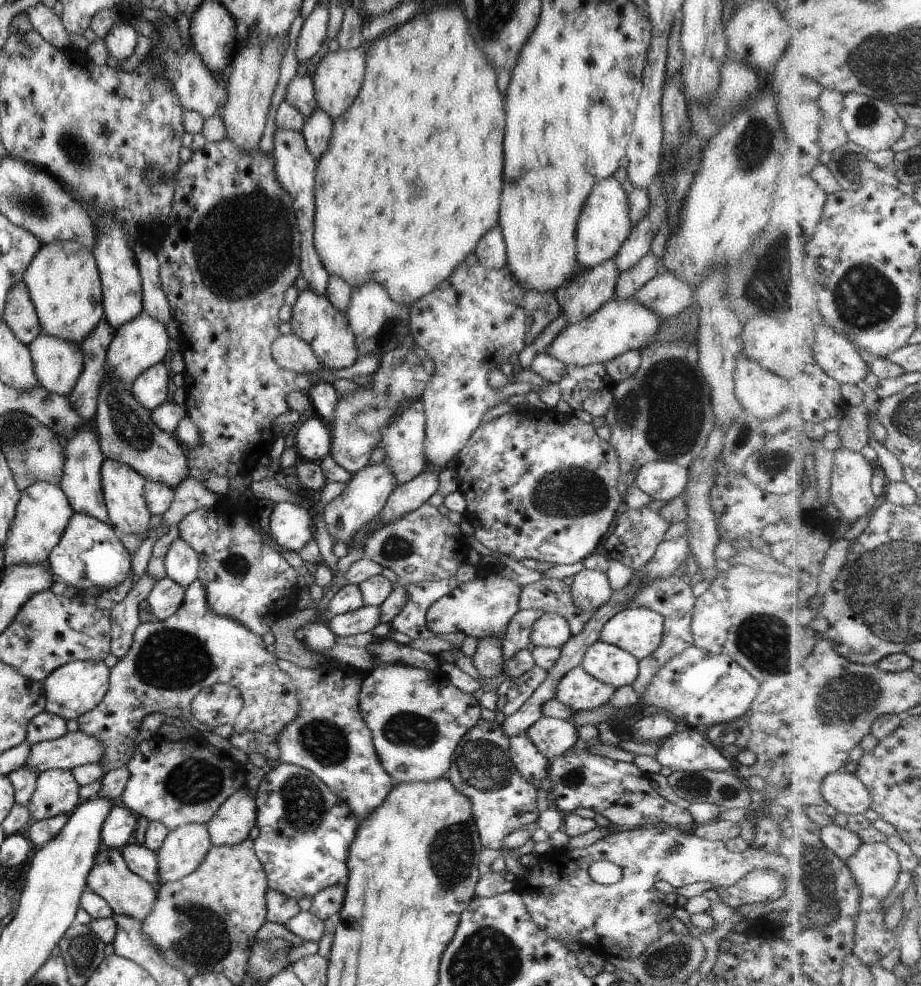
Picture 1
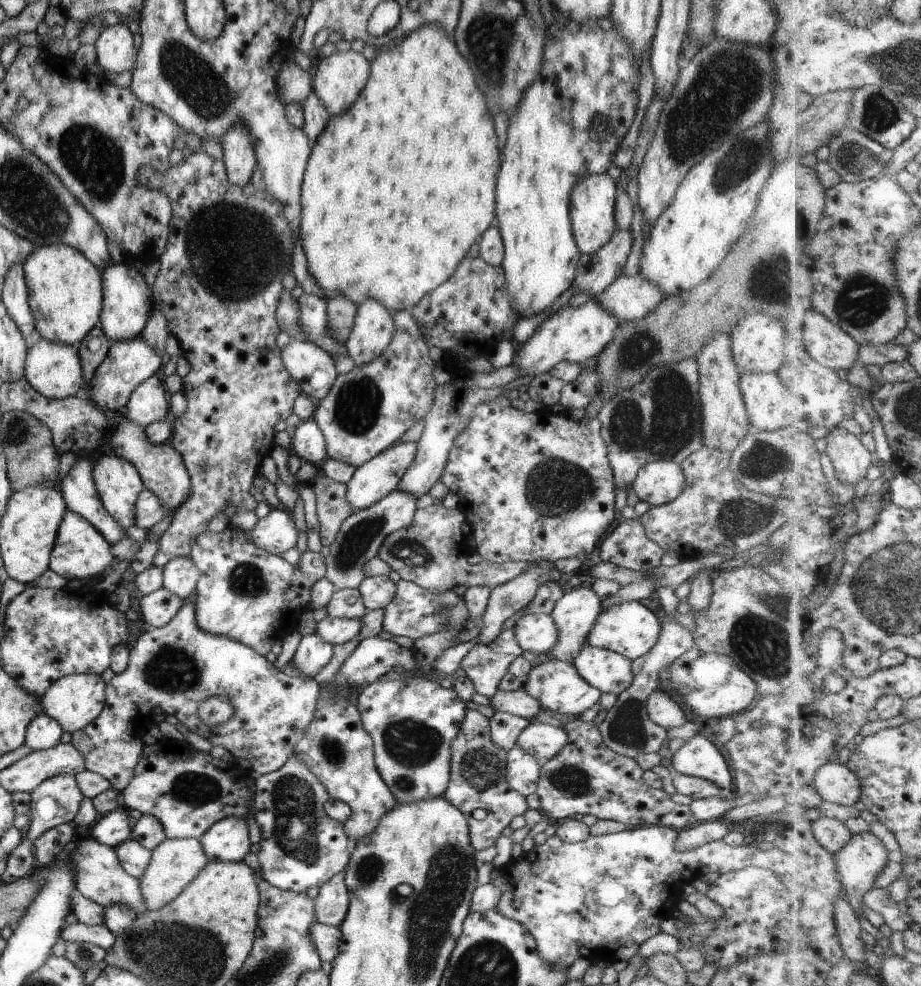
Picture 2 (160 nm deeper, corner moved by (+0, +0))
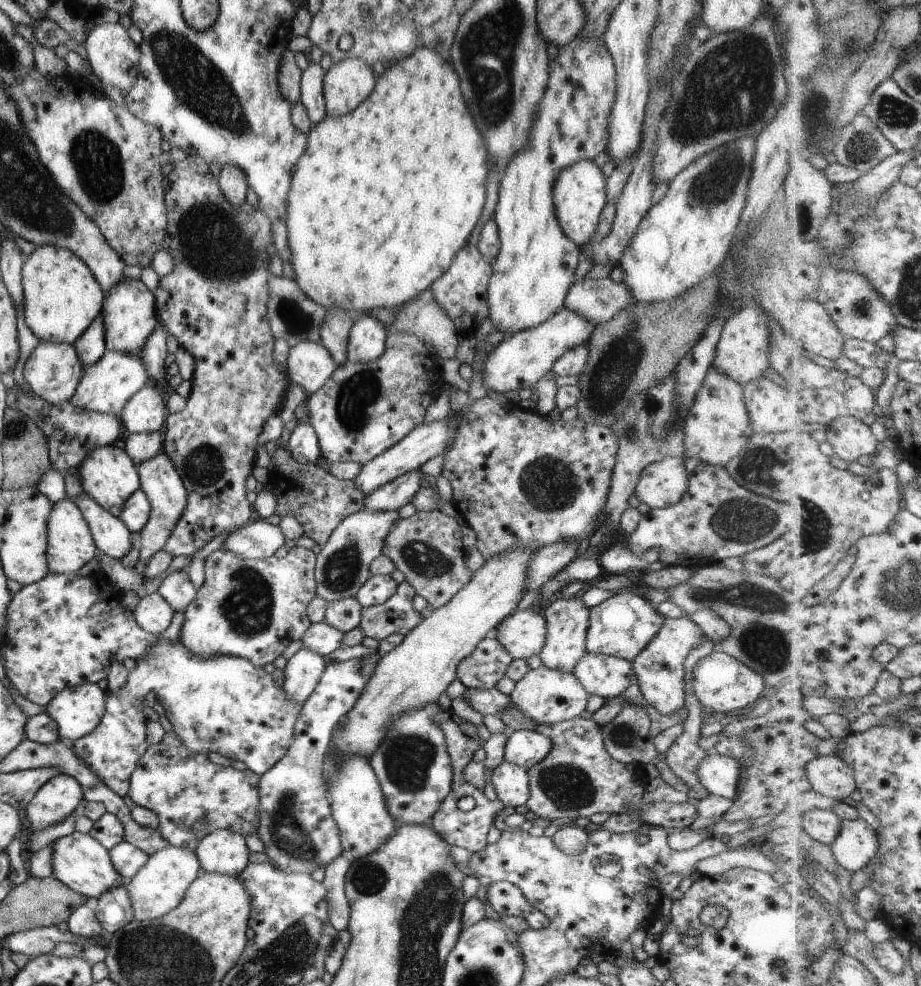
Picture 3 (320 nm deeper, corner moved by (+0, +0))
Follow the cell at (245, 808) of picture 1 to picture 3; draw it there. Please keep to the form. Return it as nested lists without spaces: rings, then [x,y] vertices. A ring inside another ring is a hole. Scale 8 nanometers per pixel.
[[[219,829],[205,835],[194,853],[200,868],[208,873],[236,876],[249,862],[245,839],[229,829]]]

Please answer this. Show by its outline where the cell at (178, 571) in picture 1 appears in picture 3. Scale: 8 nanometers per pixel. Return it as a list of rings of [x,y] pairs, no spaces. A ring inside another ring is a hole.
[[[185,570],[169,573],[160,582],[156,593],[165,600],[174,612],[184,612],[186,606],[196,595],[196,589],[187,578]]]

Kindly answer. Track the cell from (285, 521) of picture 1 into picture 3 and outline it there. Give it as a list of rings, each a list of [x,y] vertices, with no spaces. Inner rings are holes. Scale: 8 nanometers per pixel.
[[[255,518],[251,524],[245,523],[243,527],[230,532],[220,546],[241,558],[261,560],[273,555],[283,542],[278,526]]]

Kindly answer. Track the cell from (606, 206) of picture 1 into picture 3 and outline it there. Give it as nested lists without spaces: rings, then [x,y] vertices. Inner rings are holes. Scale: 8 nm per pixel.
[[[587,159],[566,166],[554,178],[552,197],[557,222],[563,234],[579,247],[589,242],[592,232],[597,231],[598,214],[606,202],[605,181],[600,168]]]

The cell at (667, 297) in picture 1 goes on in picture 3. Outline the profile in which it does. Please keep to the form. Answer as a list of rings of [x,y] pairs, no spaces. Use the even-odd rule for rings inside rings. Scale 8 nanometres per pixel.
[[[581,277],[568,288],[563,307],[596,325],[605,322],[631,302],[631,293],[622,282],[615,282],[609,277]]]

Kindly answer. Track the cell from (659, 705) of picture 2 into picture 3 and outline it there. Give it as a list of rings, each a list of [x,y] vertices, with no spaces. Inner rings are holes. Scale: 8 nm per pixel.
[[[689,616],[662,619],[659,630],[630,660],[633,678],[640,688],[643,698],[661,714],[671,714],[683,706],[683,669],[682,662],[690,648],[701,642],[702,630]]]

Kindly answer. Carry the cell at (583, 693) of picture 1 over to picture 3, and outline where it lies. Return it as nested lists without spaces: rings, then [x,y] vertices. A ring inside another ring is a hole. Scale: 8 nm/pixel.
[[[545,666],[529,669],[510,692],[510,702],[527,718],[533,719],[538,725],[552,725],[573,717],[579,717],[583,712],[589,695],[573,673],[560,673]]]

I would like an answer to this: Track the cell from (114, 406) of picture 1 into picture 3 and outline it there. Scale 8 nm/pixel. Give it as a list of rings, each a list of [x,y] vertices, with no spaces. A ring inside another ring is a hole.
[[[163,451],[145,462],[140,462],[136,465],[136,469],[139,489],[145,493],[150,504],[148,519],[139,531],[140,551],[138,560],[146,563],[154,552],[163,549],[165,541],[169,538],[177,519],[185,508],[187,491],[179,478],[179,474],[173,468],[172,462]]]

